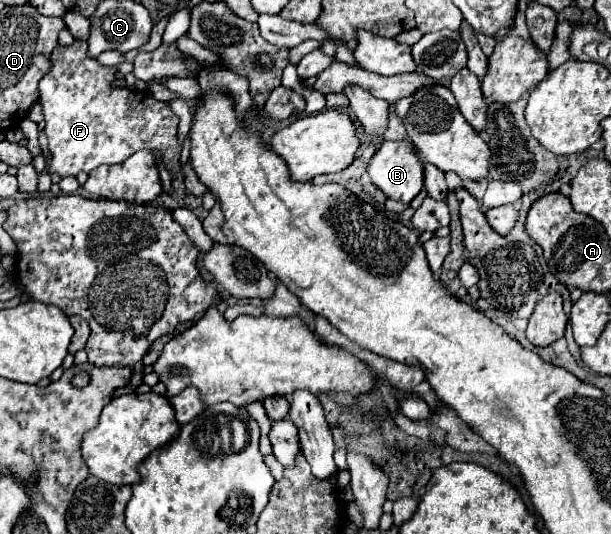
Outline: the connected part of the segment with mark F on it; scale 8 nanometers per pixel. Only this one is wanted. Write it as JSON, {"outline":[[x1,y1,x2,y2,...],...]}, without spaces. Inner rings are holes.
{"outline":[[75,40,71,46,57,46,51,54,51,70,41,78,41,106,45,114,45,134,49,140,51,150,51,172,65,176,77,176,79,172,91,172,101,164,119,164,125,162,139,150,161,152,163,166,171,176,181,172,181,144,177,138,179,118,177,114,165,104,155,100,149,94,135,94,123,88,111,88,113,72,117,68,105,68,97,60,85,56,87,42]]}

